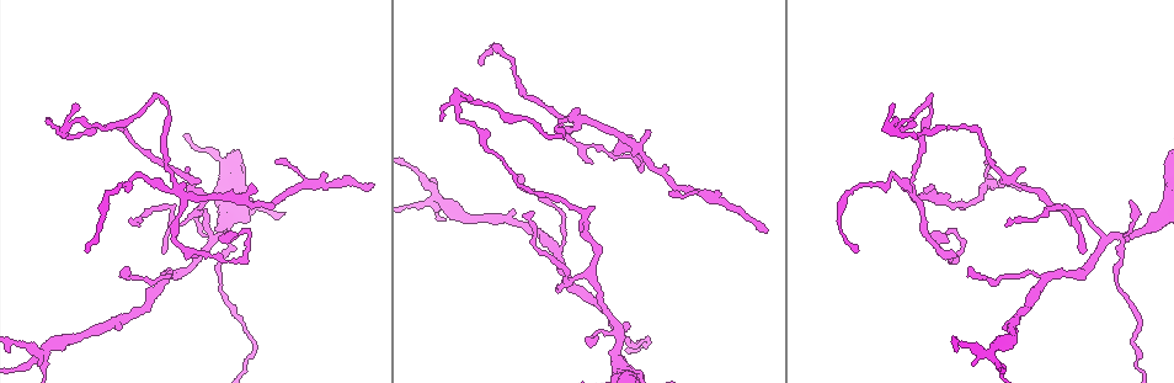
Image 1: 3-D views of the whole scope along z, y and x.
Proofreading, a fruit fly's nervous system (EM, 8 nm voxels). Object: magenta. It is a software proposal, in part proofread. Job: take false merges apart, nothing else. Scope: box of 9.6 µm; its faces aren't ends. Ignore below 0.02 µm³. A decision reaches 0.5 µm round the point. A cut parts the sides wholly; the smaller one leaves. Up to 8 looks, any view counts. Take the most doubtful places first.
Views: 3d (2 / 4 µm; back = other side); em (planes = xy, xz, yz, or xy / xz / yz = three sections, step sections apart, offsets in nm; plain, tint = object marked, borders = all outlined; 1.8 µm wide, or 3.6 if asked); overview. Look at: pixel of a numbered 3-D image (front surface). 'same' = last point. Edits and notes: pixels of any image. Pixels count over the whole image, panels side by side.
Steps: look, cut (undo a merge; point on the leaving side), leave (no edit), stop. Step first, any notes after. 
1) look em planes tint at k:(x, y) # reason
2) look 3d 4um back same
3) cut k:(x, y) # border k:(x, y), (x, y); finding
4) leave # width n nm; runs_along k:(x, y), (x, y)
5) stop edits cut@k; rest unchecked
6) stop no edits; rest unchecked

look em planes tint at 1:(461, 96) # sharp bend

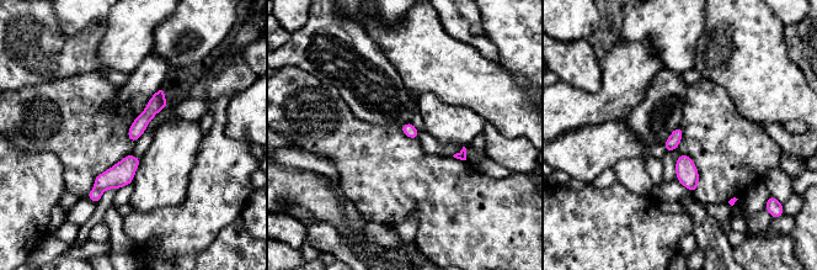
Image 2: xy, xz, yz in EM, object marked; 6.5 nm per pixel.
cut 2:(121, 174) # a second neuron is stuck on

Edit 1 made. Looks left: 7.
look overview # see it whole again

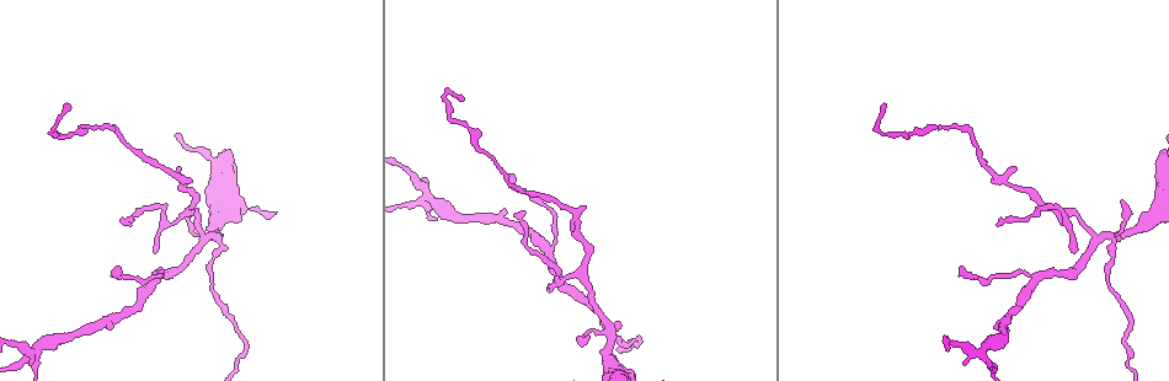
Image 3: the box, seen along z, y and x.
look em 3.6um planes plain at 3:(601, 316) # thick turns thin

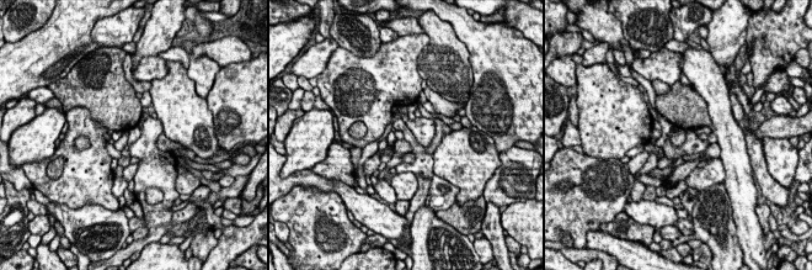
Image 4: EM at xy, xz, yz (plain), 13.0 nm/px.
look em 3.6um planes tint same

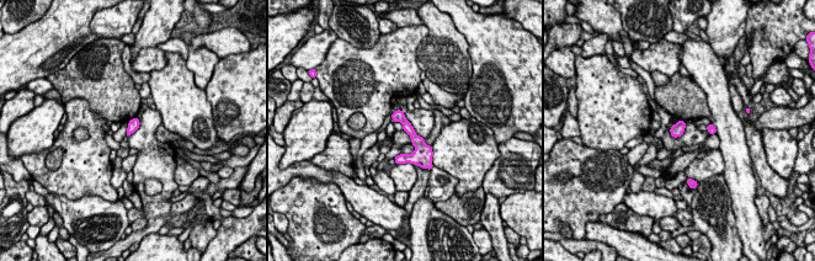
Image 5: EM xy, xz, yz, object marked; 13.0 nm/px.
leave # runs_along 5:(398, 113), (417, 142), (416, 161); one neuron here

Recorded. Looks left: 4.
look em planes tint at 3:(548, 253) # three-way junction

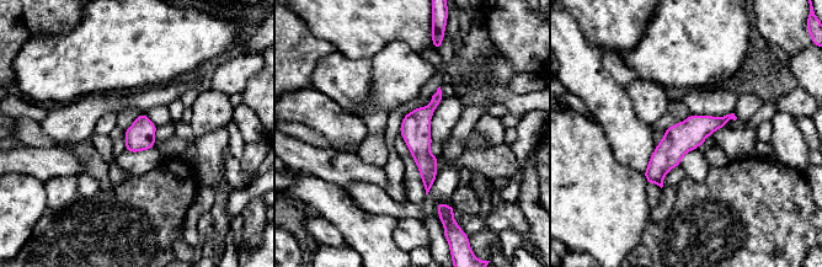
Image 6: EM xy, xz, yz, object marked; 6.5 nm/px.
leave # runs_along 6:(725, 118), (697, 128), (650, 180); continuous, no second neuron

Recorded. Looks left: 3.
stop edits cut@2; rest unchecked

